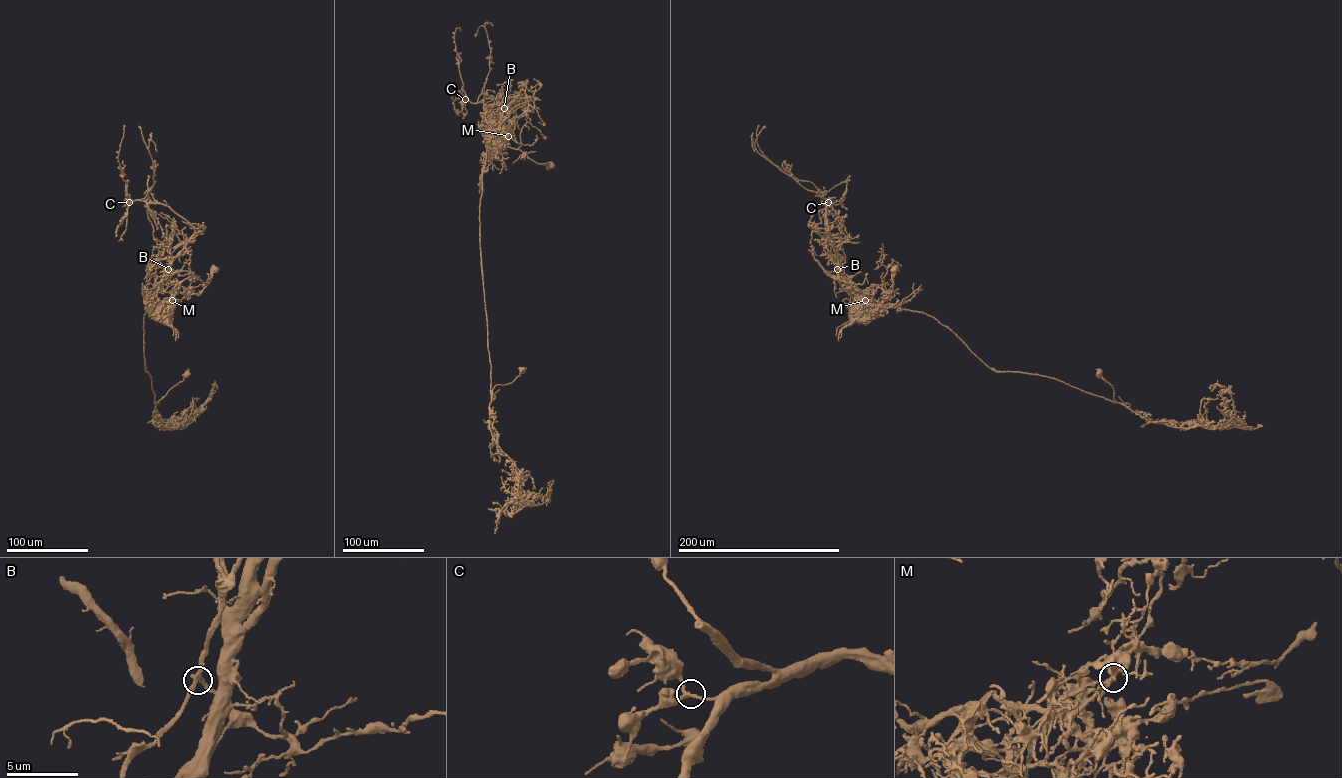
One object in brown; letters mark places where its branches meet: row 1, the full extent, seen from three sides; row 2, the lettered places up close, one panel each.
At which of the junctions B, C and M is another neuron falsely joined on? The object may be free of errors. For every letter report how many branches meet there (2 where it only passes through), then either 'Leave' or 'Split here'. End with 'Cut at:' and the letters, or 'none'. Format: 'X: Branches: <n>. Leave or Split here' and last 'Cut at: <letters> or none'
B: Branches: 3. Leave
C: Branches: 3. Leave
M: Branches: 3. Split here
Cut at: M

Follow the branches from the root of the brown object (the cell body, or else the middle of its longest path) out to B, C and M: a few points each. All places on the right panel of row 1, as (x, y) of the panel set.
B: (894, 269), (893, 289), (887, 293), (877, 285), (859, 290), (837, 269)
C: (894, 269), (890, 293), (877, 285), (859, 290), (841, 274), (827, 225), (827, 203), (832, 200), (828, 202)
M: (894, 269), (892, 291), (887, 293), (878, 287), (872, 298), (863, 297), (864, 300)

